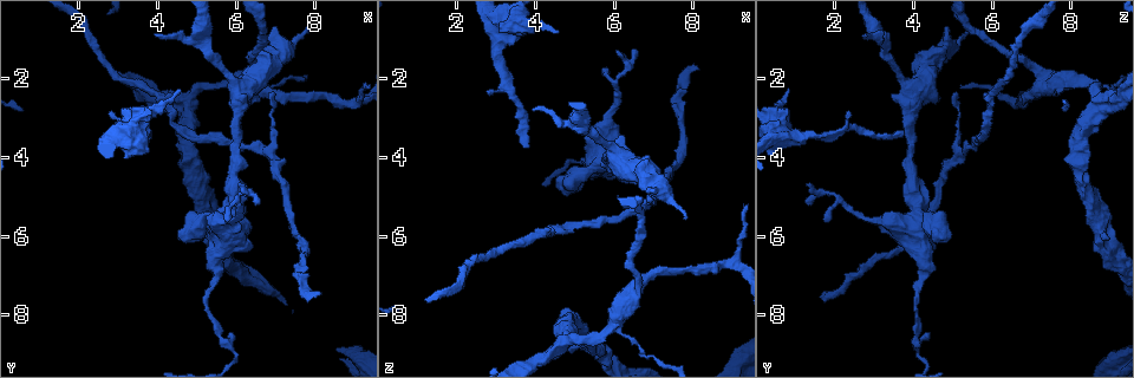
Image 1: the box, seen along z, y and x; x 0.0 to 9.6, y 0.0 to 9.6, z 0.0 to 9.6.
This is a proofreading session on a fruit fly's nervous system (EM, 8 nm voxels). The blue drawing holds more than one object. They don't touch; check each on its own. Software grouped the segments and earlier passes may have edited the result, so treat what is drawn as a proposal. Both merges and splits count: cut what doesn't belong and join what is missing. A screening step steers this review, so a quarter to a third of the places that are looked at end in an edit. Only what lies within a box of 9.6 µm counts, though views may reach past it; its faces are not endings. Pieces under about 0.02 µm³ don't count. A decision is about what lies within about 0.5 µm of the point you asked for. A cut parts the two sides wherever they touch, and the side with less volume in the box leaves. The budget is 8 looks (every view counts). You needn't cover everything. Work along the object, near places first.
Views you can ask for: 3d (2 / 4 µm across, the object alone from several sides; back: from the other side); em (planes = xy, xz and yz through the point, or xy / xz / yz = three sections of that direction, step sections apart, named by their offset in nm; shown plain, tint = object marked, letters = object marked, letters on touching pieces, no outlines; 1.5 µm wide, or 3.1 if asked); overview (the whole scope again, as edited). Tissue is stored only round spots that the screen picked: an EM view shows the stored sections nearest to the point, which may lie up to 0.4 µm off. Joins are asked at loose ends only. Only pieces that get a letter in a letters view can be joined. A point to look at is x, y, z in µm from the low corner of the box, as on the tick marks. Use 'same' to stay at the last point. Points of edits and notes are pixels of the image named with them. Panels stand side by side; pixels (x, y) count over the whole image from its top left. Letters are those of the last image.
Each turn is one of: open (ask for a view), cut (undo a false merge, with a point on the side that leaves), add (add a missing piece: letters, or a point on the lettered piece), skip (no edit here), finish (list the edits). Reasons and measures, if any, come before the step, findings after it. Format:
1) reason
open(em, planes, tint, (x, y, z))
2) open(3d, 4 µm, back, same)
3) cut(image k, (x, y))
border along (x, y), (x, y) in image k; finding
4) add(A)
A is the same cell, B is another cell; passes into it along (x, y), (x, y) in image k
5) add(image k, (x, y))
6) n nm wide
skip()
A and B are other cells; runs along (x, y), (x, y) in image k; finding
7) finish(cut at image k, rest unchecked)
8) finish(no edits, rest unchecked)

open(em, planes, letters, (5.85, 8.45, 4.40))

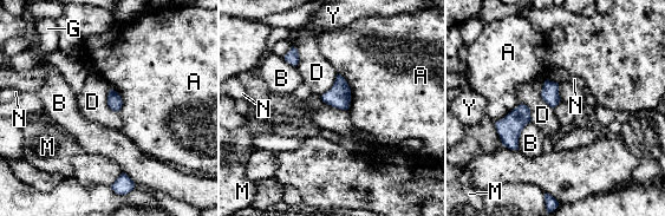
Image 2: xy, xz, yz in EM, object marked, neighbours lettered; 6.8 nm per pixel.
skip()
A, B, D, G, M, N and Y are other cells; border along (337, 73), (350, 89), (347, 110) in image 2; no lettered piece goes on from it

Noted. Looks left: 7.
thin end
open(3d, 4 µm, (6.50, 5.15, 1.25))

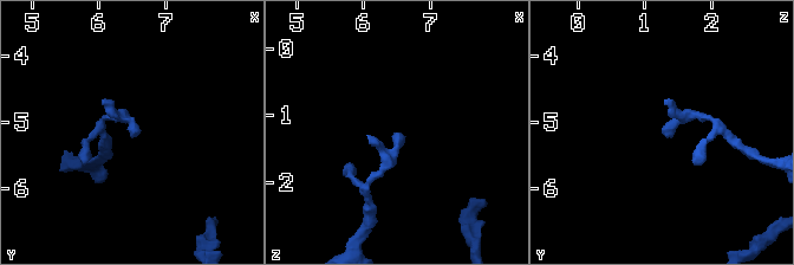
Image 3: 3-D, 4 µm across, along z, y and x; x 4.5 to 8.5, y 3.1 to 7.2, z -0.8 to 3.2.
need the tissue
open(em, planes, letters, (6.55, 5.15, 1.25))

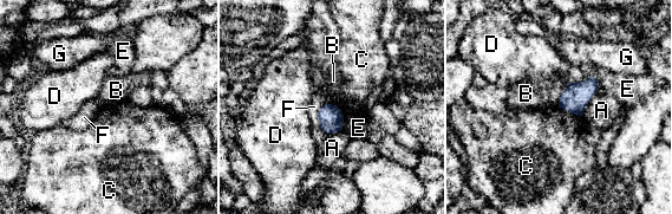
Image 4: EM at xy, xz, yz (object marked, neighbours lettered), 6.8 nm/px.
160 nm wide
skip()
A, B, C, D, E, F and G are other cells; border along (569, 83), (562, 92), (558, 105) in image 4; none of them fits

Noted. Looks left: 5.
arms part here
open(3d, 4 µm, (6.90, 3.85, 5.15))

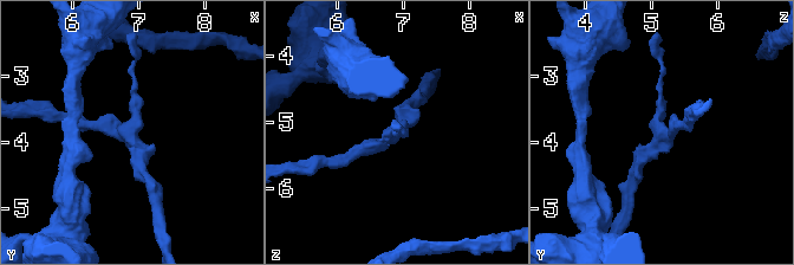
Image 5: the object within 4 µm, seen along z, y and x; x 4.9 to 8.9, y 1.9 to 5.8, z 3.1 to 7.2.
open(em, planes, plain, (6.85, 3.95, 5.15))

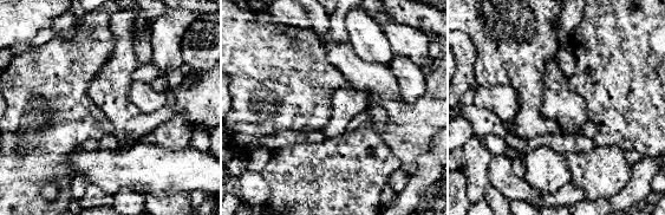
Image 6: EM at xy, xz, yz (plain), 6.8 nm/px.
see the neighbours
open(em, planes, letters, same)

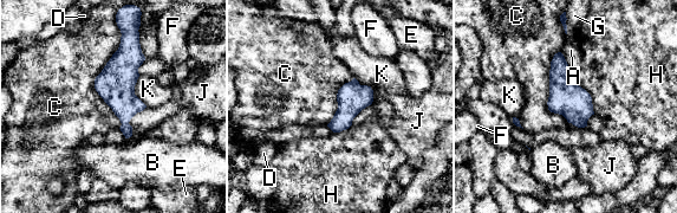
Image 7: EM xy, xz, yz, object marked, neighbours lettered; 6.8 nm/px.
skip()
A, B, C, D, E, F, G, H, J and K are other cells; runs along (124, 27), (128, 134) in image 7; continuous, no second neuron

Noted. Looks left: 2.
finish(no edits, rest unchecked)

